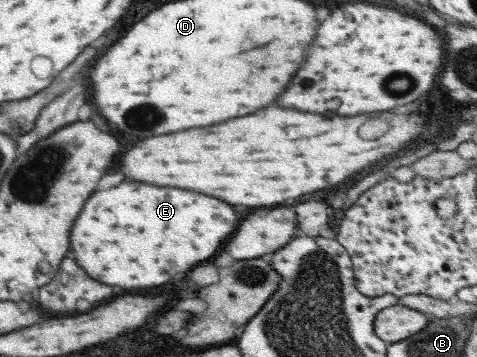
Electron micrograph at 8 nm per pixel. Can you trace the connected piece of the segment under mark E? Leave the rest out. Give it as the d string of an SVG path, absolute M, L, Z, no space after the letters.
M126 181L94 193L84 203L70 231L70 249L88 277L112 287L148 289L168 283L178 273L186 273L214 255L236 225L238 215L220 199Z

